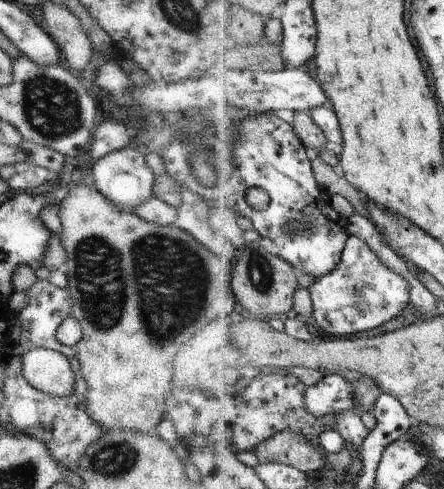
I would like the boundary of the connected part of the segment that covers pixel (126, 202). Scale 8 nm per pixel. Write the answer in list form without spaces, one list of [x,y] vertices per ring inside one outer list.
[[[128,146],[110,152],[102,156],[92,167],[92,178],[94,178],[94,188],[97,189],[116,210],[132,213],[134,208],[138,208],[144,200],[148,200],[153,195],[152,187],[154,174],[152,169],[146,164],[144,154],[138,149]]]

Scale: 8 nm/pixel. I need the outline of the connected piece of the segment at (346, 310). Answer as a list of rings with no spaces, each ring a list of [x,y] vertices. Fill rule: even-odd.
[[[358,236],[350,237],[340,268],[317,279],[309,289],[312,292],[315,306],[312,315],[313,321],[334,336],[348,337],[350,334],[359,336],[365,334],[368,330],[376,330],[374,328],[390,322],[392,318],[398,318],[410,306],[410,302],[413,302],[412,286],[410,286],[408,278],[394,272],[390,266],[386,266],[378,253],[370,248],[370,244],[364,238],[358,238]]]

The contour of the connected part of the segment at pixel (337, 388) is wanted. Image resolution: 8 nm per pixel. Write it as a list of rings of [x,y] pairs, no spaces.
[[[326,375],[322,382],[307,387],[304,399],[306,410],[316,418],[336,415],[342,411],[358,413],[356,390],[346,376]]]

